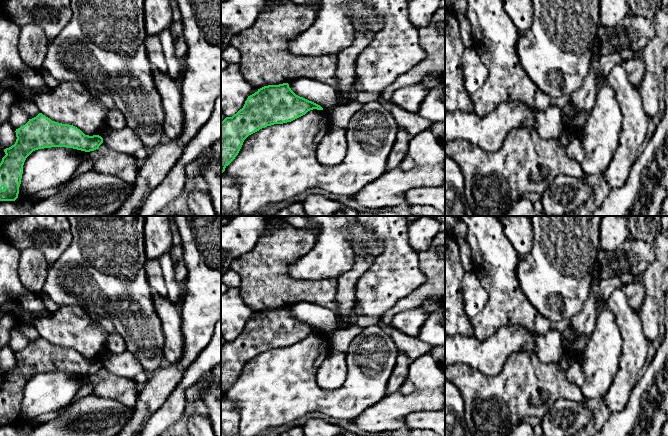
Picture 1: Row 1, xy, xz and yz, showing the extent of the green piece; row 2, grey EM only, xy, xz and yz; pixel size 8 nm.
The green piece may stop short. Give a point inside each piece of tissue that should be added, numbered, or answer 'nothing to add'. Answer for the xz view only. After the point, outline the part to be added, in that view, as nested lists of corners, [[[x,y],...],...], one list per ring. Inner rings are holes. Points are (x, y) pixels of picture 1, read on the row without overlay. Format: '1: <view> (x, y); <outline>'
nothing to add

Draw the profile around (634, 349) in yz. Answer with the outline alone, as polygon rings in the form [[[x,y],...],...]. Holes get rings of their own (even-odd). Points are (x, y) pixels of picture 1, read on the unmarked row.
[[[622,288],[615,289],[607,300],[622,335],[619,370],[603,398],[612,413],[622,411],[628,403],[633,387],[641,377],[649,342],[643,333],[639,310],[633,309]]]

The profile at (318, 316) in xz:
[[[299,302],[288,308],[296,319],[320,329],[324,335],[339,327],[336,313],[318,304]]]

